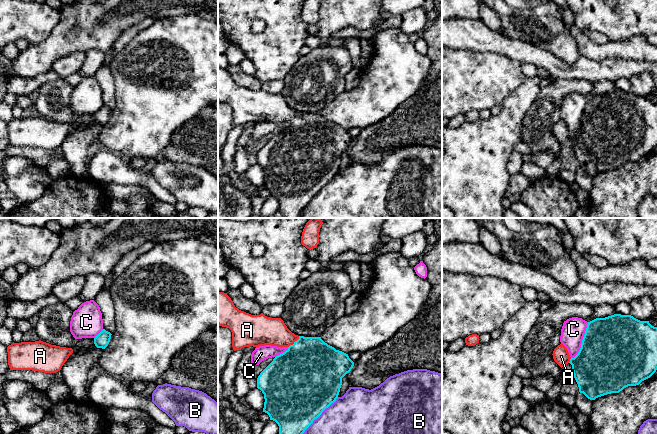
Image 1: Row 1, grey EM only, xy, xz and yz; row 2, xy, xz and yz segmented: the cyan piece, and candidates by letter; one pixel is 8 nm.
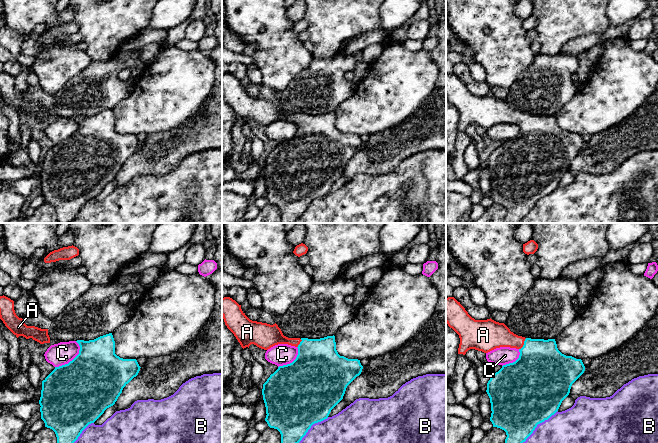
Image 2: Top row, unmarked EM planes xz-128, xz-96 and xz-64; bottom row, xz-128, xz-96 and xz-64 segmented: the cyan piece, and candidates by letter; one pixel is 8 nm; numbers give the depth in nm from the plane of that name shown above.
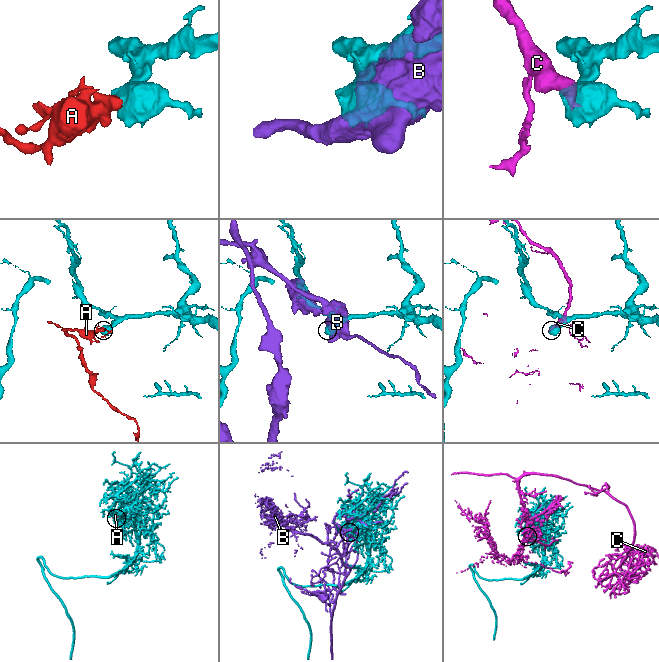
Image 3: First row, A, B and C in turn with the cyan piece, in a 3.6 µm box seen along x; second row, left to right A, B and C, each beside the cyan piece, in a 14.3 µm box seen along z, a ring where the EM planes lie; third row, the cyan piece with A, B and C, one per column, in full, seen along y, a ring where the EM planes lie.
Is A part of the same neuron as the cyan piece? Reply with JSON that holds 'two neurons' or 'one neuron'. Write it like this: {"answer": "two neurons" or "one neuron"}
{"answer": "one neuron"}

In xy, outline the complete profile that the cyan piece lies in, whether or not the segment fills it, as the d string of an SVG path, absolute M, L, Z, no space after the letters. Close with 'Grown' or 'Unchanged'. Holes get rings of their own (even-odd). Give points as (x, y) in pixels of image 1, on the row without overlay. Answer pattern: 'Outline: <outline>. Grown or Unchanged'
Outline: M103 105L95 114L94 120L97 124L105 125L111 115L111 109Z. Unchanged

